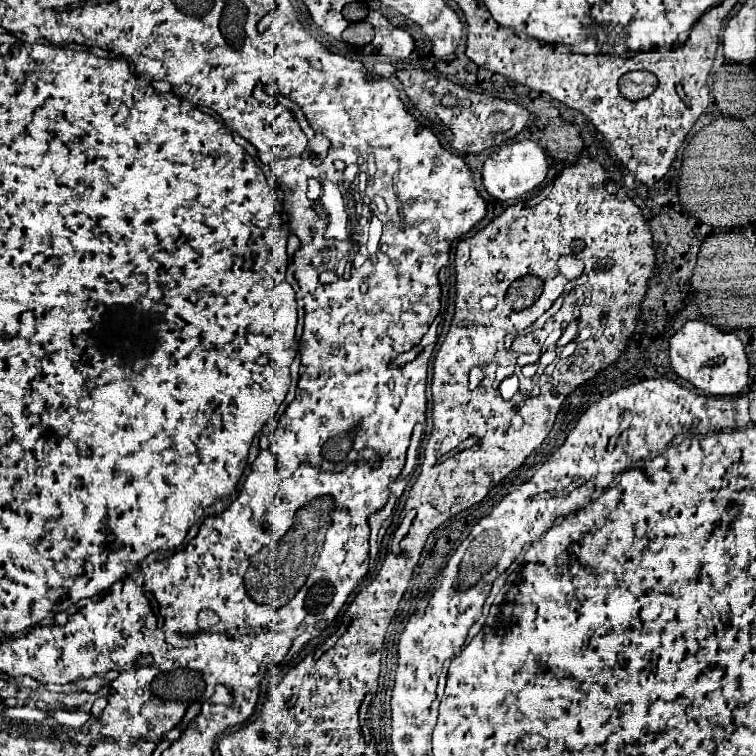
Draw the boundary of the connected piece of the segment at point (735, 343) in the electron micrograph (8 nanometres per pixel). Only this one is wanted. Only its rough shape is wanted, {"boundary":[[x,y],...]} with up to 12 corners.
{"boundary":[[701,320],[671,336],[677,376],[711,396],[749,380],[743,342]]}

